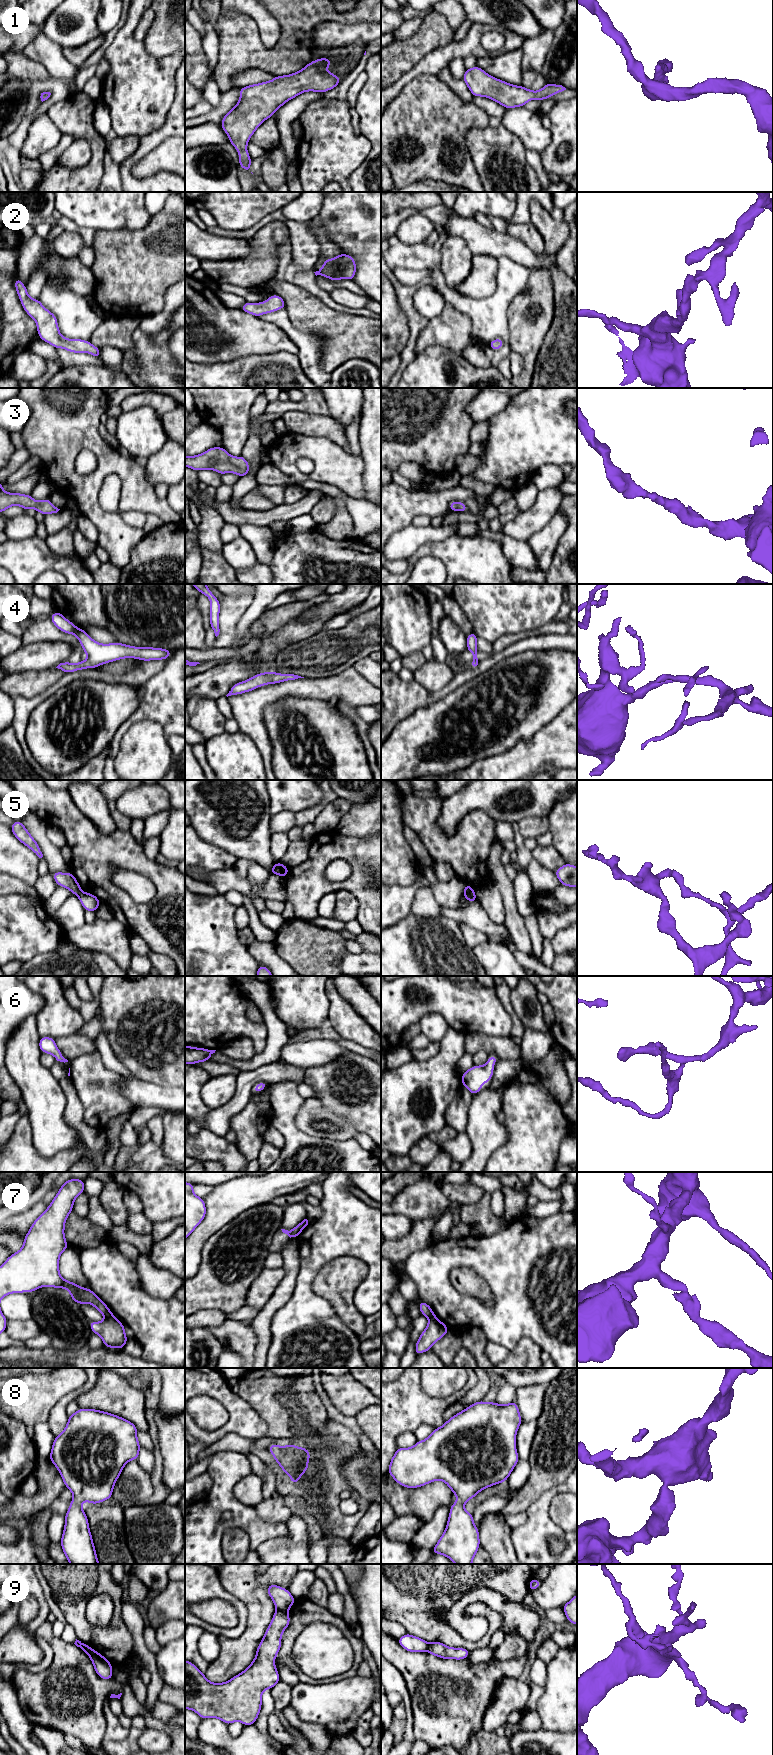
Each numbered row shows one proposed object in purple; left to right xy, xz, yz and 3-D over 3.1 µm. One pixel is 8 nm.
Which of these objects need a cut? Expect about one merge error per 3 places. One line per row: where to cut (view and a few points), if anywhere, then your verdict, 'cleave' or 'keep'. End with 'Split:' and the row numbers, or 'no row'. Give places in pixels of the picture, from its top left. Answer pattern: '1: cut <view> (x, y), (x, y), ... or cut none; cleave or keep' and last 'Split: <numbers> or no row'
1: cut none; keep
2: cut none; keep
3: cut none; keep
4: cut none; keep
5: cut yz (474, 892), (464, 894); cleave
6: cut none; keep
7: cut xy (105, 1315), (113, 1316); cleave
8: cut none; keep
9: cut xz (278, 1609), (287, 1611); cleave
Split: 5, 7, 9

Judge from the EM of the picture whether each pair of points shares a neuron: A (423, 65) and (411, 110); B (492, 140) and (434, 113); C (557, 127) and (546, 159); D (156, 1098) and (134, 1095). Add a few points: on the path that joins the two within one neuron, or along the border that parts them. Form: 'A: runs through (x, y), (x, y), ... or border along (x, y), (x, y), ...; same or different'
A: border along (437, 74), (421, 75), (412, 80), (401, 91); different
B: border along (488, 125), (470, 128), (465, 133), (468, 152); different
C: runs through (557, 135), (551, 151); same
D: runs through (151, 1095), (139, 1095); same

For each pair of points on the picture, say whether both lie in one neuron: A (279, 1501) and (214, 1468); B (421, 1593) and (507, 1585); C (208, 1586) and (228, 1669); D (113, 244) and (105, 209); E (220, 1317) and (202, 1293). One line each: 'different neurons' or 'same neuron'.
A: different neurons
B: same neuron
C: different neurons
D: different neurons
E: different neurons

